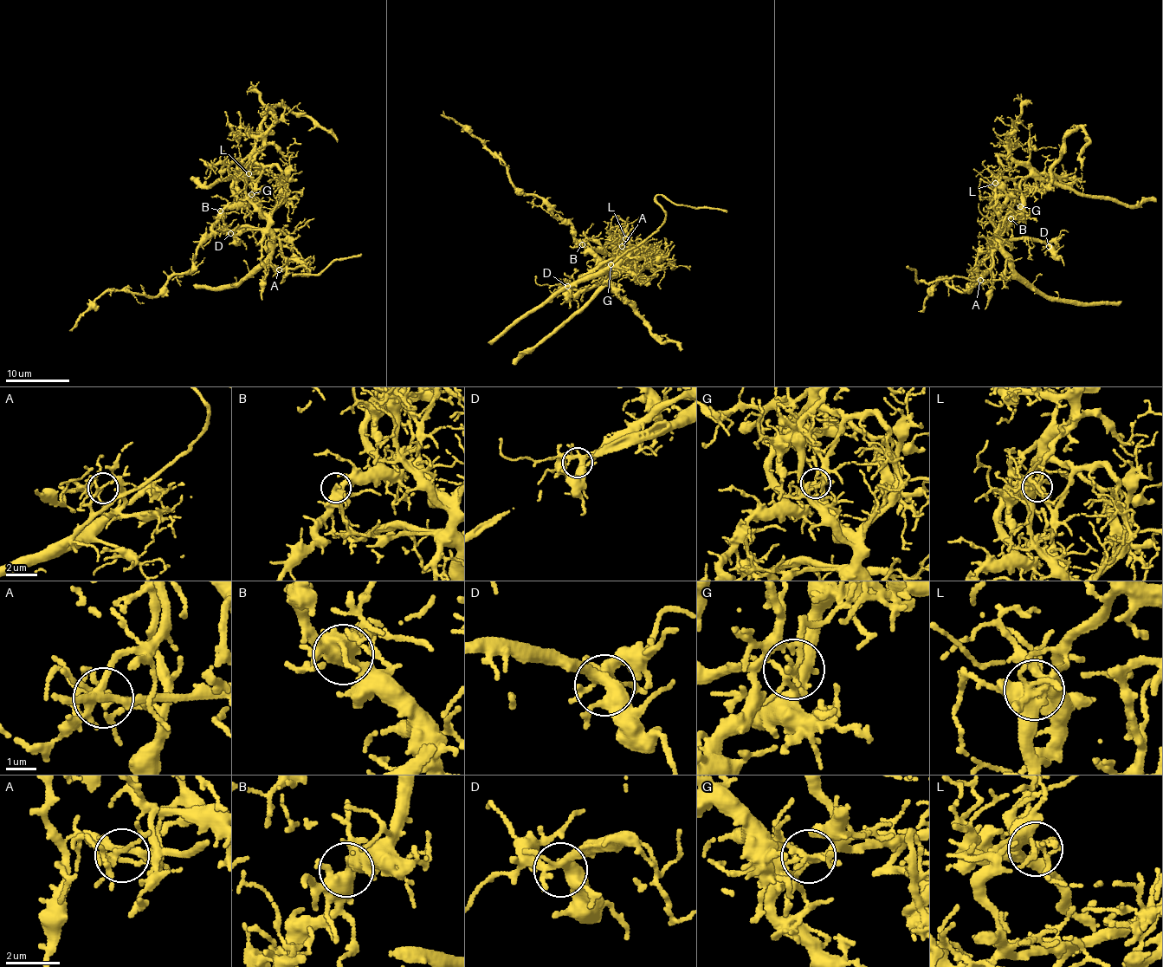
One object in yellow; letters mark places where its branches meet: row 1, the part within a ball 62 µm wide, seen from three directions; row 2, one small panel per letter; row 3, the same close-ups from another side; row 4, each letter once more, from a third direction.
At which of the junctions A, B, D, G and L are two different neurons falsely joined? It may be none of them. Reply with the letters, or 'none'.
G, L

